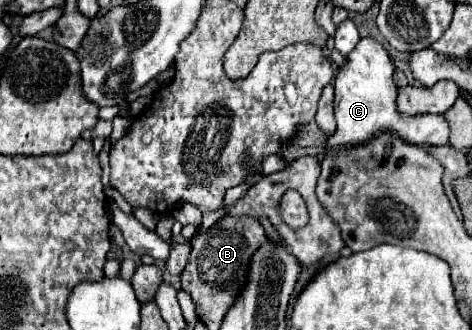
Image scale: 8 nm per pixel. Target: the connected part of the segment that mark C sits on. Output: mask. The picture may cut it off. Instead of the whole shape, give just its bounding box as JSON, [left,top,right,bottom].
[325,38,449,150]

